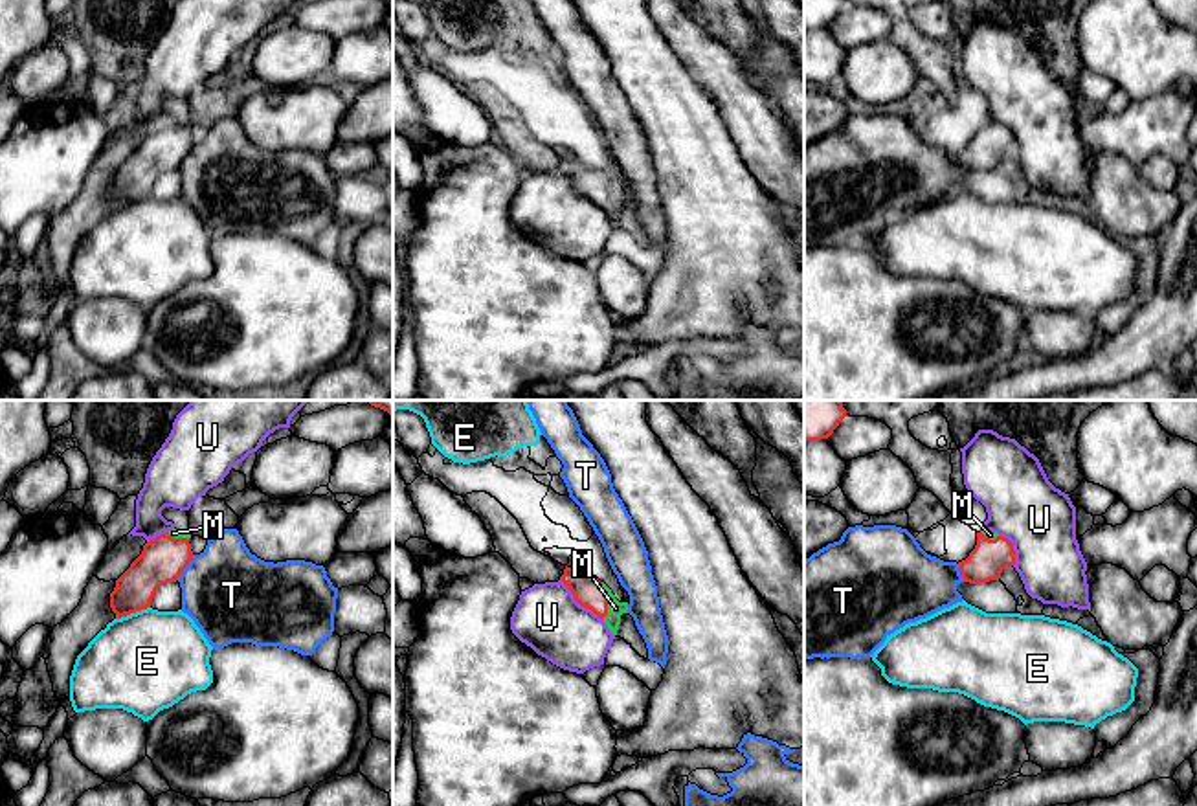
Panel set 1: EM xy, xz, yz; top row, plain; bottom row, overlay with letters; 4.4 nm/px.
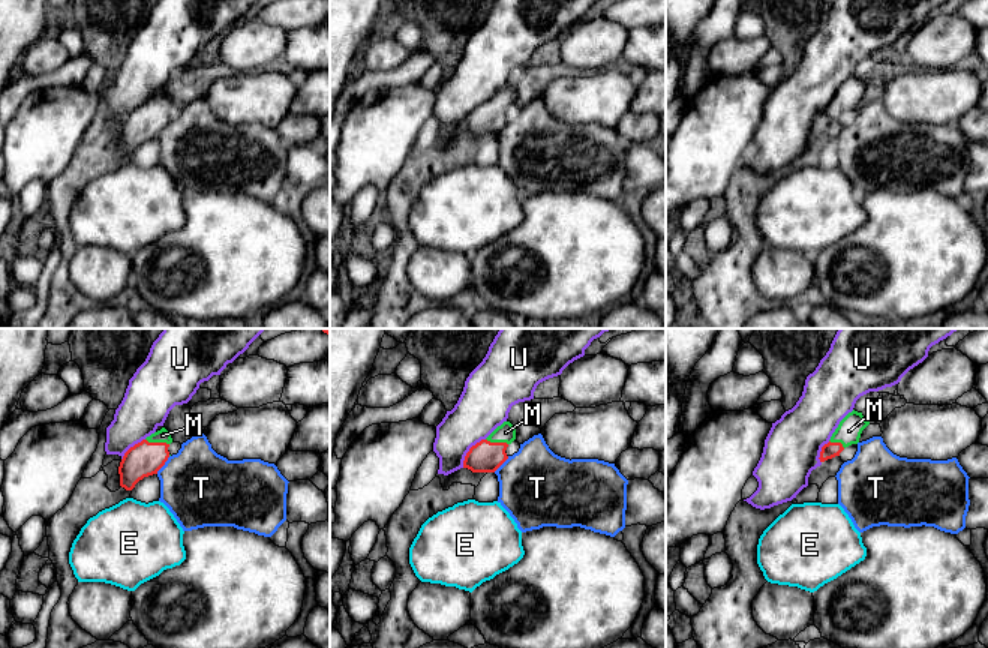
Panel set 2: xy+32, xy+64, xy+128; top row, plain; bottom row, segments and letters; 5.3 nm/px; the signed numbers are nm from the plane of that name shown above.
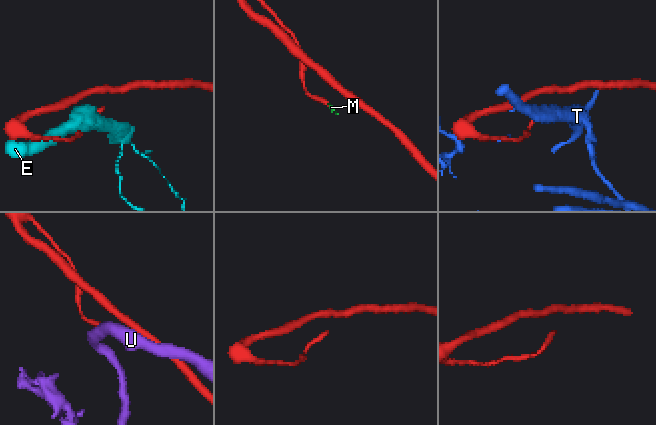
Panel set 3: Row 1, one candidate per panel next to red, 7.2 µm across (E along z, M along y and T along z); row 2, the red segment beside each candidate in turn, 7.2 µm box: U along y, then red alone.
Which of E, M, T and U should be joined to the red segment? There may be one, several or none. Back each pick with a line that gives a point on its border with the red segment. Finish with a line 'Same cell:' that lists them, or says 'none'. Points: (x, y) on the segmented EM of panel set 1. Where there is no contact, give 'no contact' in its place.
M: contact xz (608, 601)
Same cell: M

